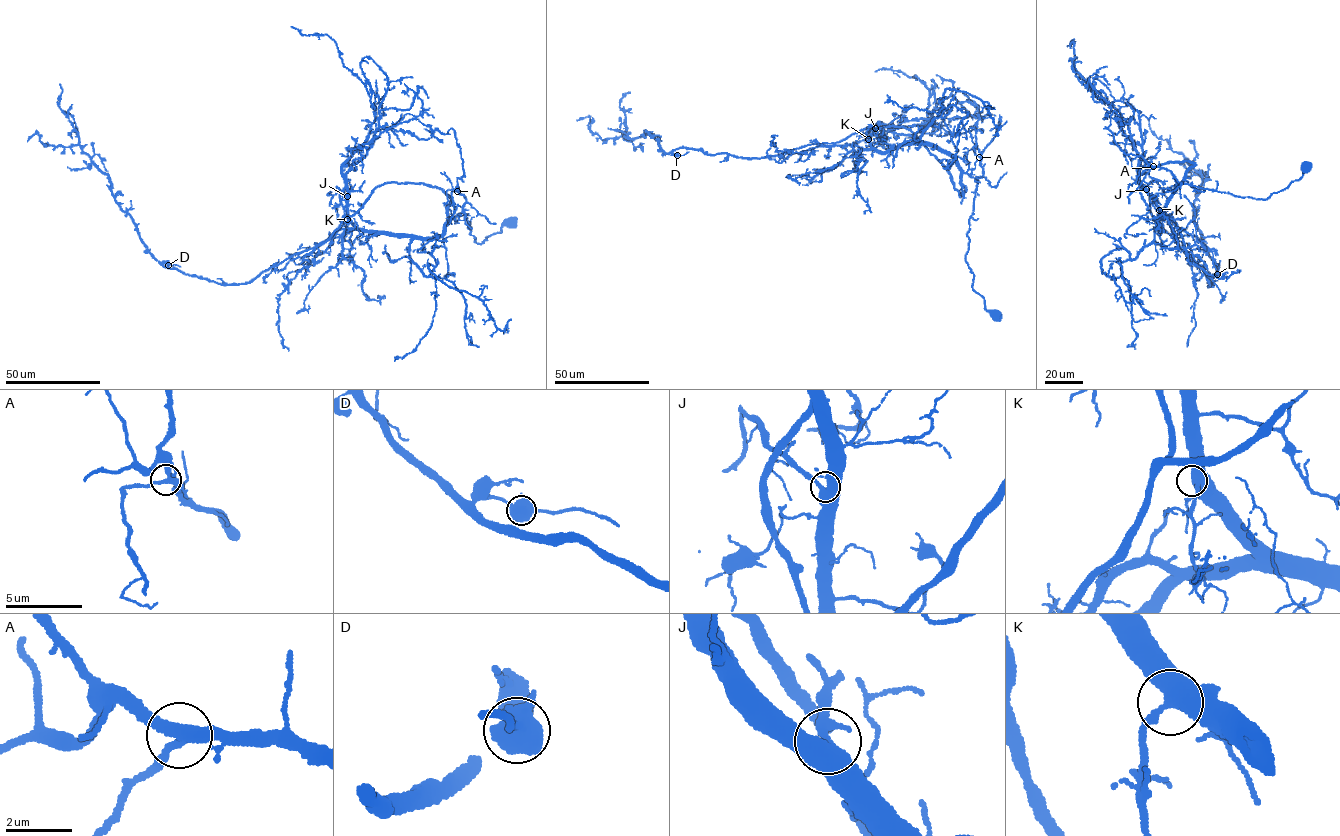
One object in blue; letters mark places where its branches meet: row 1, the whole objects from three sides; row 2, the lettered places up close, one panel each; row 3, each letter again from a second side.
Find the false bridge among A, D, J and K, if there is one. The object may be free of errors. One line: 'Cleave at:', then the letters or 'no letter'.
Cleave at: no letter

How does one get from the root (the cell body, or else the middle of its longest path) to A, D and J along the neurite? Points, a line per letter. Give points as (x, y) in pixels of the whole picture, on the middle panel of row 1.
A: (994, 313), (985, 308), (984, 299), (972, 288), (973, 274), (965, 260), (976, 179), (983, 174), (979, 157)
D: (994, 313), (965, 260), (977, 181), (963, 173), (961, 196), (904, 127), (762, 158), (677, 155)
J: (994, 313), (972, 288), (965, 260), (977, 181), (934, 146), (879, 152), (870, 140), (875, 128)

